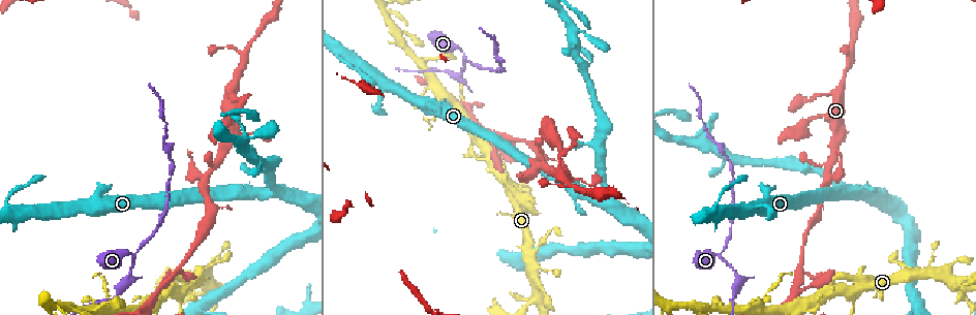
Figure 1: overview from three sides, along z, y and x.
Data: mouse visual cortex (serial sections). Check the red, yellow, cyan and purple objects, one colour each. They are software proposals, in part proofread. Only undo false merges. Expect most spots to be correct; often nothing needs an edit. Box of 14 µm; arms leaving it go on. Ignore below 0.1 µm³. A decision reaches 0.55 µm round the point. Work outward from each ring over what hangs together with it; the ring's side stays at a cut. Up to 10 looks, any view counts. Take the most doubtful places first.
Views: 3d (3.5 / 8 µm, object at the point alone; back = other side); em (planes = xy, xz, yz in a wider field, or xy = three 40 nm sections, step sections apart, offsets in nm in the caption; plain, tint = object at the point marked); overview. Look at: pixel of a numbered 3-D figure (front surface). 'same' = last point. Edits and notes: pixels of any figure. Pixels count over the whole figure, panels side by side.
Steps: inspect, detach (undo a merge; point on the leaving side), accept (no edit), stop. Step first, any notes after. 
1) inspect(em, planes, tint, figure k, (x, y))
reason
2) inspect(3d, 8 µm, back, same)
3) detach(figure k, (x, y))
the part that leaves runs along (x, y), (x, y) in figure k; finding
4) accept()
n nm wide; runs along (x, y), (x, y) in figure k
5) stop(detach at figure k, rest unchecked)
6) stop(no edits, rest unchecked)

inspect(3d, 3.5 µm, figure 1, (134, 256))
a fork

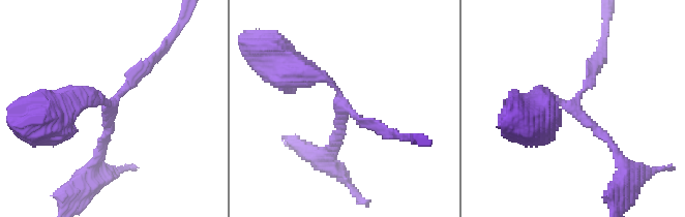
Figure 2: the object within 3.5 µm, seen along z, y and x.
inspect(em, xy, step 2, tint, figure 2, (343, 102))
3 arms; arms of 150, 150, 400 nm

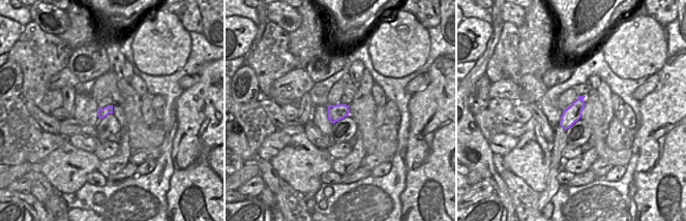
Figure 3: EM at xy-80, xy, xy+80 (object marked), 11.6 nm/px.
inspect(em, xy, step 5, tint, same)

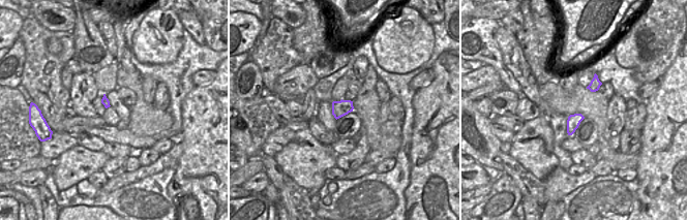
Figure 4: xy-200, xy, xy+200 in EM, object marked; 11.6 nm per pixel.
accept()
runs along (291, 68), (326, 79), (345, 109), (386, 132) in figure 2; all the same cell

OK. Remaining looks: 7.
inspect(3d, 3.5 µm, figure 1, (52, 305))
four-way junction

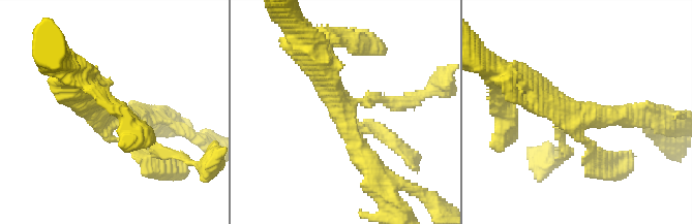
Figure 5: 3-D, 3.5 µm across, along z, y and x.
inspect(em, planes, tint, figure 5, (116, 118))
4 arms; arms of 150, 150, 300, 300 nm; now the EM

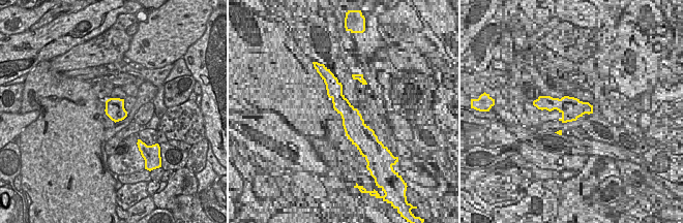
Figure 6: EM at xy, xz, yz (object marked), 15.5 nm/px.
accept()
runs along (381, 186), (346, 131), (327, 72) in figure 5; all the same cell

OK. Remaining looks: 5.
inspect(3d, 3.5 µm, figure 1, (158, 290))
sharp bend

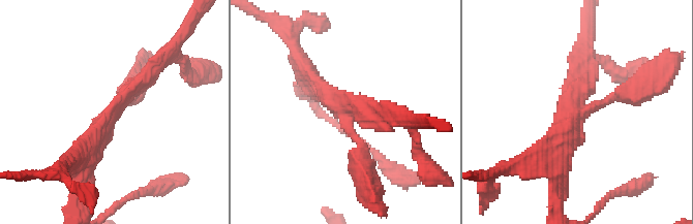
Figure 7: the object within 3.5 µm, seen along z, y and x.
inspect(em, xy, step 1, tint, figure 7, (115, 107))
3 arms; arms of 150, 250, 250 nm

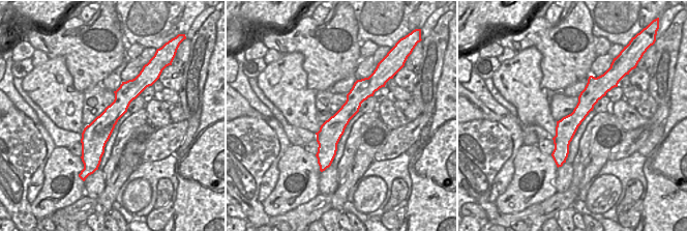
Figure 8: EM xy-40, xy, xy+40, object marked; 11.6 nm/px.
accept()
260 nm wide; runs along (367, 80), (330, 132), (325, 157) in figure 8; one cell here

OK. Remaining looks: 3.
inspect(3d, 8 µm, figure 1, (275, 190))

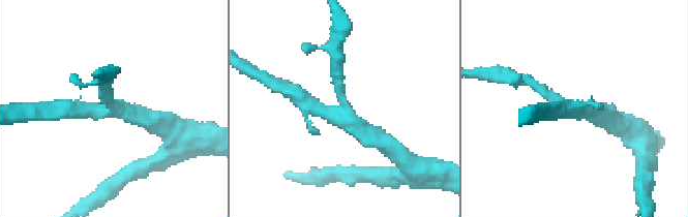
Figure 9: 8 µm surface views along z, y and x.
inspect(em, xy, step 2, tint, figure 9, (343, 107))
3 arms; arms of 250, 450, 500 nm

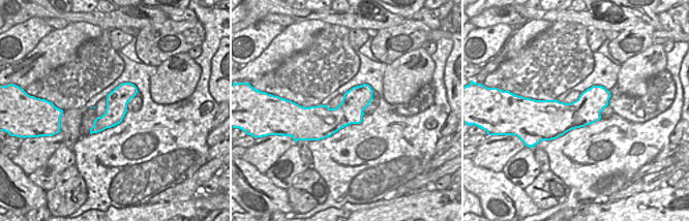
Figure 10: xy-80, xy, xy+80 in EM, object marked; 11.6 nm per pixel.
accept()
300 nm wide; runs along (312, 106), (349, 119), (365, 130) in figure 9; continuous, no second cell

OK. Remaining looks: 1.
stop(no edits, rest unchecked)

